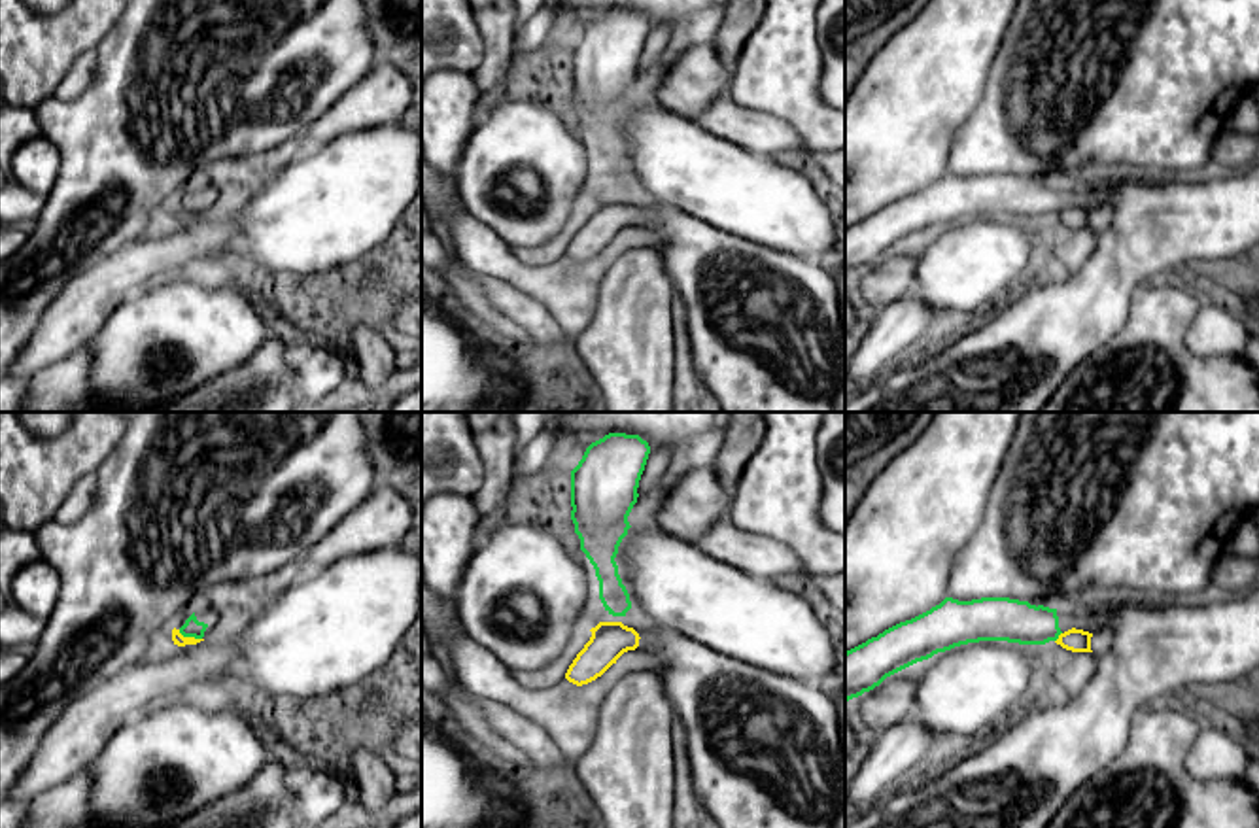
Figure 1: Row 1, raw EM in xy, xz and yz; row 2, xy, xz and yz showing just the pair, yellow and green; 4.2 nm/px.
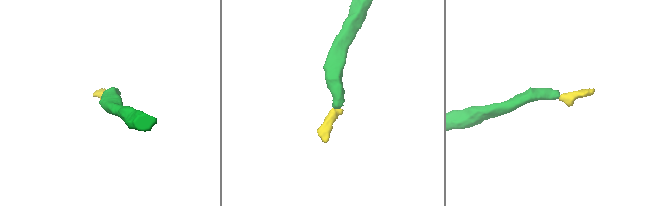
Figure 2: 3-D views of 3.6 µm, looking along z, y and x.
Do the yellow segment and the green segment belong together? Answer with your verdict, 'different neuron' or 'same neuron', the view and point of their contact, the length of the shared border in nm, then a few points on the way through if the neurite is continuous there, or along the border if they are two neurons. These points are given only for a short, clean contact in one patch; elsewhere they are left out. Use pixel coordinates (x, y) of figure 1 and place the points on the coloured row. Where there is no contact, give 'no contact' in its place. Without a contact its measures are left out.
different neuron | xy (189, 638) | 110 nm | along xy (178, 630), (184, 636), (201, 639)

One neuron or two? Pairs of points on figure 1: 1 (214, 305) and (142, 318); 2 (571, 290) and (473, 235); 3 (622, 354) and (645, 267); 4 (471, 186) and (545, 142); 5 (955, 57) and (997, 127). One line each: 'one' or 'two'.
1: one
2: one
3: one
4: one
5: two

